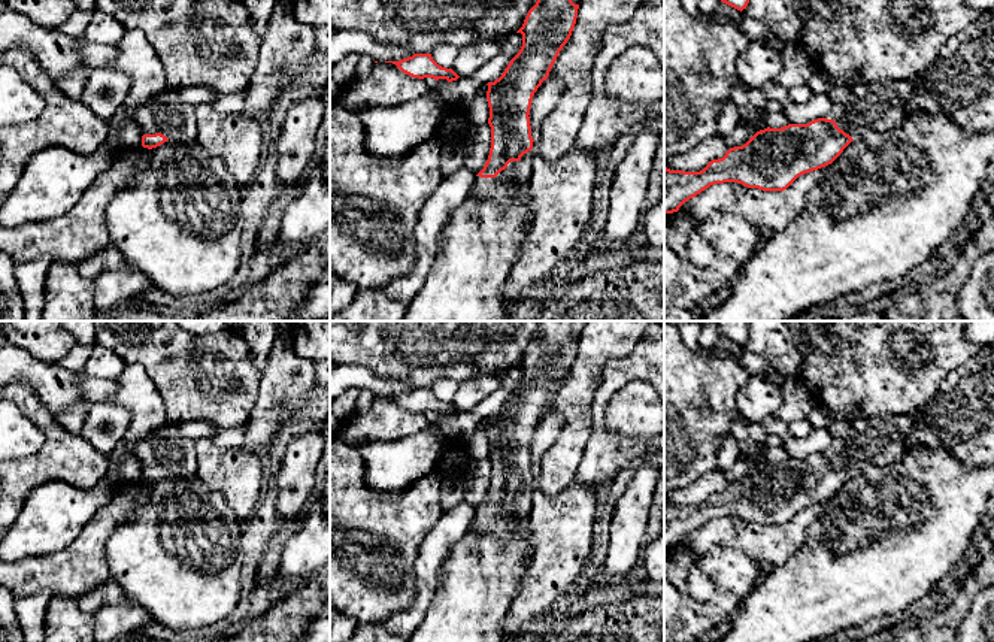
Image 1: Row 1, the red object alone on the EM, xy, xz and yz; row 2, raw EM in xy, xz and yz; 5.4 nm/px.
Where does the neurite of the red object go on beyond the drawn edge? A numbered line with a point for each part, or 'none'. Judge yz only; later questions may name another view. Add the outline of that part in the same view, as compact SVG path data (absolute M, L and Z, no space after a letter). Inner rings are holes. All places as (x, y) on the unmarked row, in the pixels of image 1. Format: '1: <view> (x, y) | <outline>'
1: yz (878, 441) | M918 412L852 420L836 448L837 461L854 475L893 464L910 449L910 431L916 418Z

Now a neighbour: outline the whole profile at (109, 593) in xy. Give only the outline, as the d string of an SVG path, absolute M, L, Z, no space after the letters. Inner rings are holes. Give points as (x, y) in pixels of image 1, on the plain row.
M110 578L107 582L81 596L78 605L84 612L94 615L101 606L115 605L125 599L124 590Z

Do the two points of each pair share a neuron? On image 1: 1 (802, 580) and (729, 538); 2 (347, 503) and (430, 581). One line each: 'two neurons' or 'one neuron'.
1: two neurons
2: two neurons

